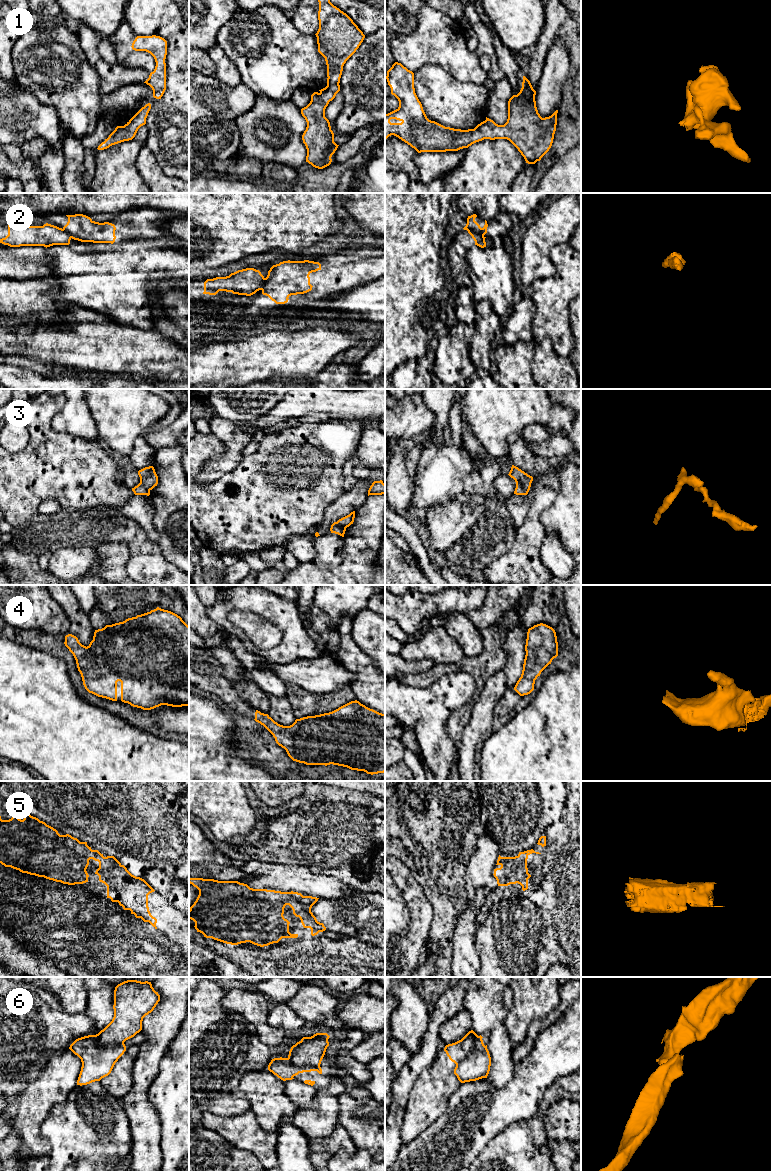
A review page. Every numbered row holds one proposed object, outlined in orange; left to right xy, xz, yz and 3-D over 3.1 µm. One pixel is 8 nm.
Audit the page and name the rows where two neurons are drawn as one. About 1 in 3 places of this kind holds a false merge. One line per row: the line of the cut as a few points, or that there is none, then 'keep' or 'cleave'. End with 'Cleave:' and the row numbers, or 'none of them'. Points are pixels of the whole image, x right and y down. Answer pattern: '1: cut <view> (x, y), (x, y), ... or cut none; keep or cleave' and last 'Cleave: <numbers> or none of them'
1: cut none; keep
2: cut yz (468, 230), (483, 236); cleave
3: cut none; keep
4: cut none; keep
5: cut none; keep
6: cut xz (286, 1058), (296, 1066), (319, 1066); cleave
Cleave: 2, 6

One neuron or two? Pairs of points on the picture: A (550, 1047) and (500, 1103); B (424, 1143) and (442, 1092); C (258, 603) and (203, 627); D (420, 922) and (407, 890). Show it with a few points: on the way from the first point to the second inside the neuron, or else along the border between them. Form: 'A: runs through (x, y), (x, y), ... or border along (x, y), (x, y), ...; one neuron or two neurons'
A: runs through (544, 1061), (514, 1091); one neuron
B: border along (447, 1107), (442, 1114), (413, 1139); two neurons
C: border along (223, 626), (229, 635); two neurons
D: runs through (420, 914), (420, 907), (415, 898); one neuron

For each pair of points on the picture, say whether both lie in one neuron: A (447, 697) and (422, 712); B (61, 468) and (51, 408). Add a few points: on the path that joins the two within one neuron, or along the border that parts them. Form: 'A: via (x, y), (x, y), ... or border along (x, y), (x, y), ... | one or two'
A: via (441, 698), (428, 709) | one
B: via (48, 453), (45, 445), (45, 423) | one

